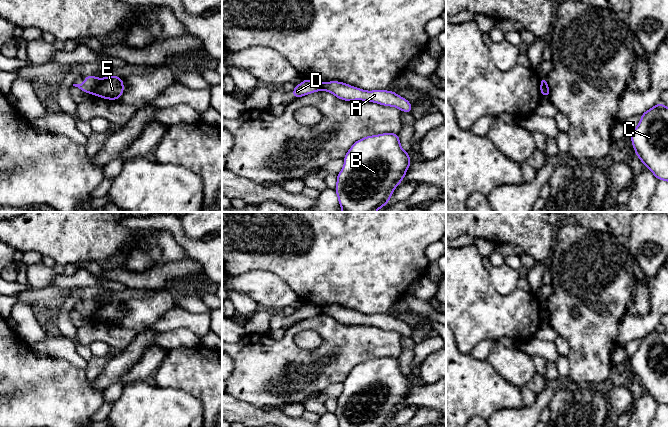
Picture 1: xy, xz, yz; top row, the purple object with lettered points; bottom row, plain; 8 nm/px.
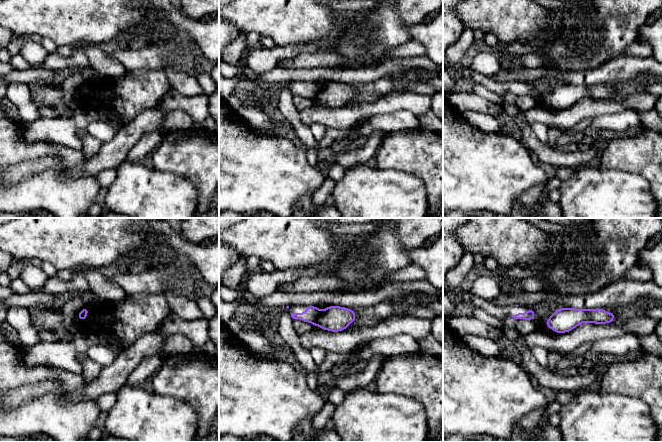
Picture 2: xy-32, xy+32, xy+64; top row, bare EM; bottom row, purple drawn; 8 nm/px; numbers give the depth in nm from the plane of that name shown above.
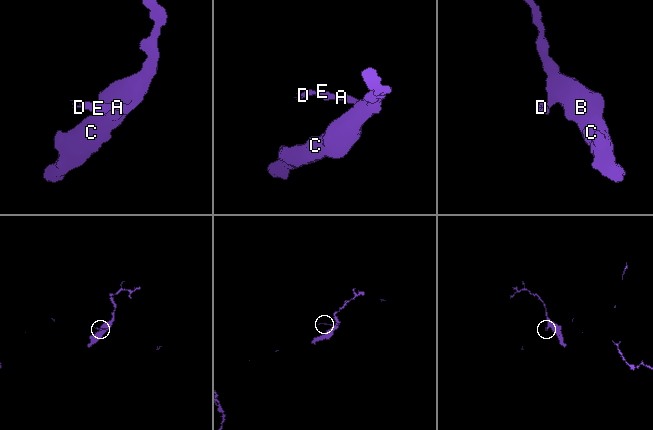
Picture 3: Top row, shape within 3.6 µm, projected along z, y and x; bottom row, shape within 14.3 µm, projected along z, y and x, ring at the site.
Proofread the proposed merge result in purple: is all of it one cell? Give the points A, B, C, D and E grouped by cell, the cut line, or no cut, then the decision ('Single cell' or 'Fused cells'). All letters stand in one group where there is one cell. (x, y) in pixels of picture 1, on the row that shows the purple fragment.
Groups: A B C E / D. Split along xy (101, 79), (93, 94). Fused cells

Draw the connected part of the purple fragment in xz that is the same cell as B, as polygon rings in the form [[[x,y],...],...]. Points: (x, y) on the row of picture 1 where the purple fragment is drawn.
[[[383,133],[366,136],[356,141],[344,156],[344,167],[337,175],[335,191],[342,212],[376,212],[385,206],[397,187],[402,182],[411,164],[409,153],[401,148],[398,133]]]

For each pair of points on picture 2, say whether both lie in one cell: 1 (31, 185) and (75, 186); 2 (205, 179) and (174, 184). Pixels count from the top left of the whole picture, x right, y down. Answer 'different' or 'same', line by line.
1: same
2: different

